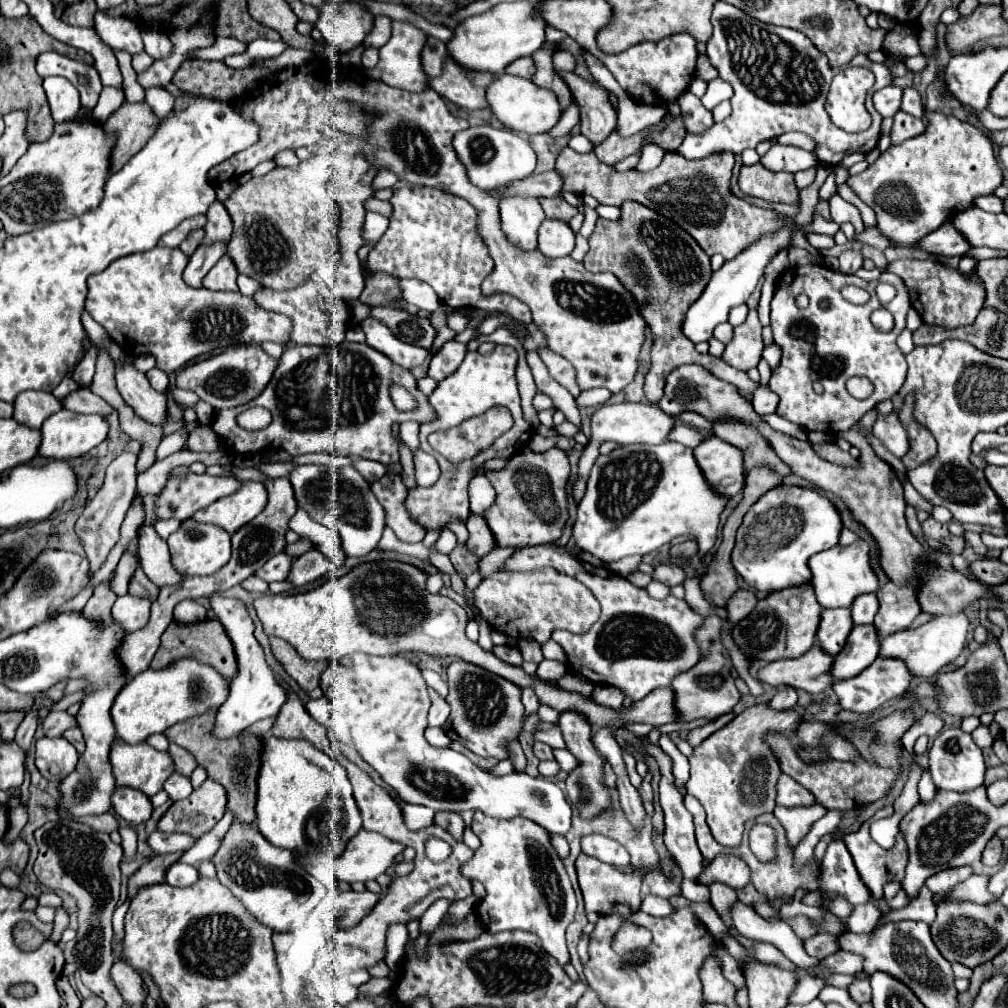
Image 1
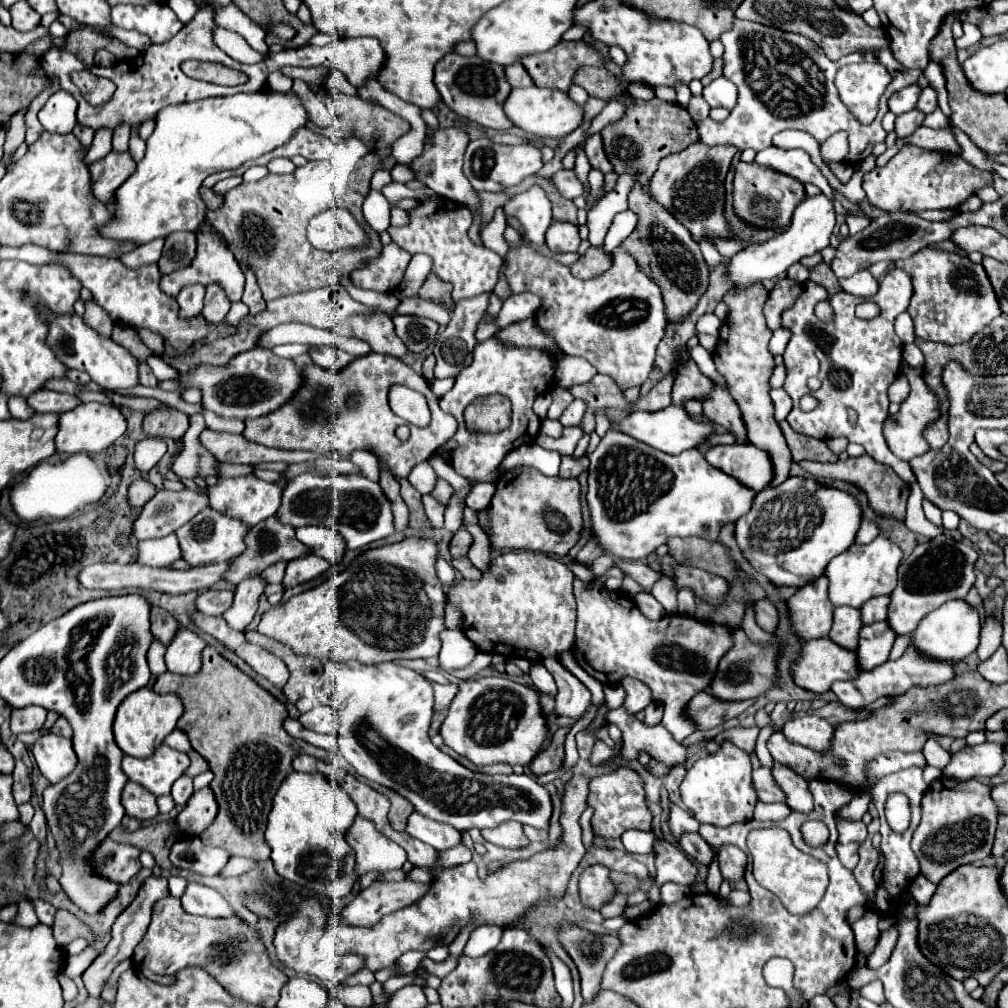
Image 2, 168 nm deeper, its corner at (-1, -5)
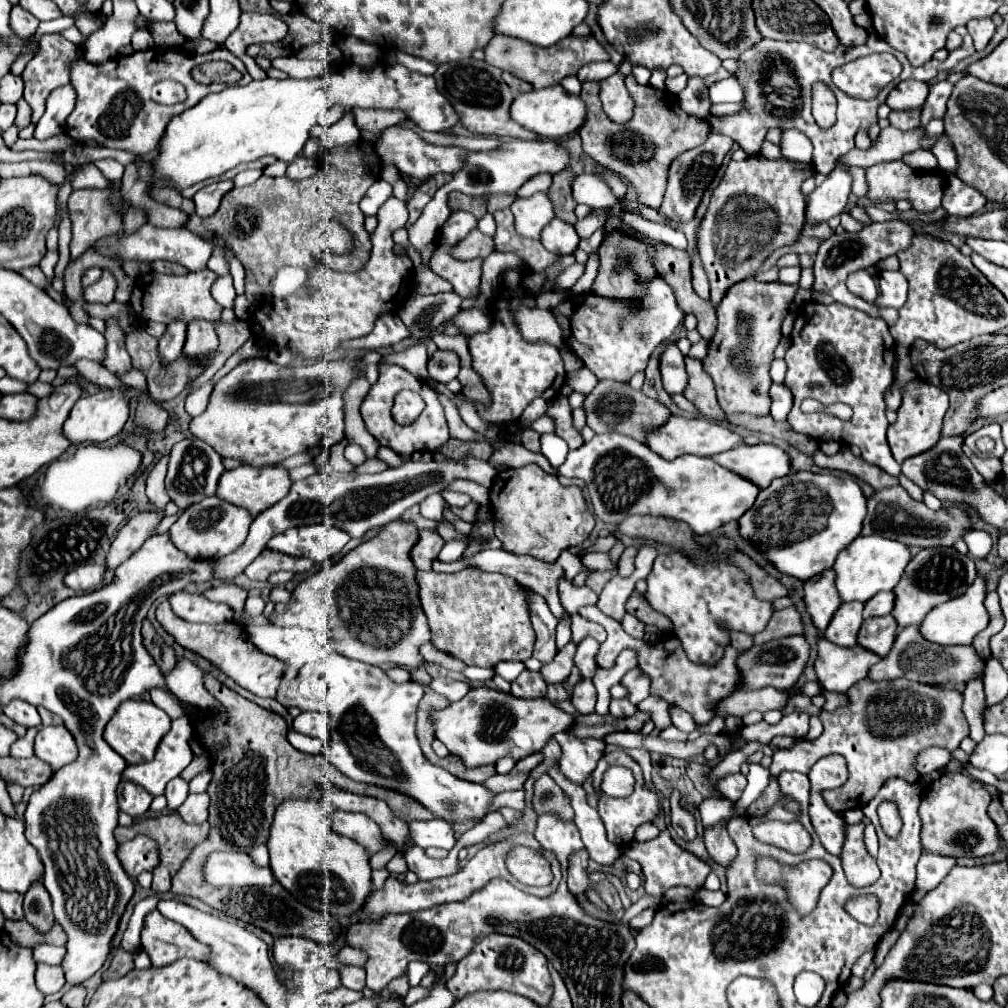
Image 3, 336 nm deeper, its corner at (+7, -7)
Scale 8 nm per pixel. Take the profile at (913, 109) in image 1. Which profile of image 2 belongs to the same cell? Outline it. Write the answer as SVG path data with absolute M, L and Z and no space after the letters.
M923 88L921 94L919 94L919 100L917 100L917 110L921 110L923 114L929 114L937 108L937 94L933 88Z

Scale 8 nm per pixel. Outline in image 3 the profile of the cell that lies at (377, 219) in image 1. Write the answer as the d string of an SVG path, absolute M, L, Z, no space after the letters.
M379 178L379 180L367 190L365 198L361 200L361 210L363 210L363 214L365 214L365 216L375 216L377 210L383 206L383 202L385 202L387 198L391 198L391 196L393 196L391 184L387 184L385 180Z

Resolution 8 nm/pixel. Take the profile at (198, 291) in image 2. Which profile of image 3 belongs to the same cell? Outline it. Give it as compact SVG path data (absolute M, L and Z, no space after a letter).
M171 322L167 326L167 332L159 338L159 356L161 356L161 364L171 364L173 360L177 360L177 356L181 356L183 344L185 344L185 324L183 322Z

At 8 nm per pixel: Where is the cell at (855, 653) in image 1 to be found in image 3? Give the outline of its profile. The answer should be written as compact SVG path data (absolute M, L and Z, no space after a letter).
M889 614L881 618L867 618L859 630L857 640L861 646L875 652L877 656L885 656L895 642L895 634L897 634L897 622Z

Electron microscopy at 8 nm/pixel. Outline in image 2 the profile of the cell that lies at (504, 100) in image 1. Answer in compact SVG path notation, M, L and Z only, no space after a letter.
M513 88L509 98L503 106L507 118L527 134L533 134L537 138L561 138L569 132L573 132L583 118L583 108L577 106L565 92L551 90L551 88Z

